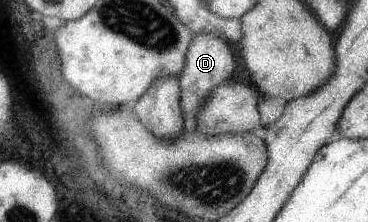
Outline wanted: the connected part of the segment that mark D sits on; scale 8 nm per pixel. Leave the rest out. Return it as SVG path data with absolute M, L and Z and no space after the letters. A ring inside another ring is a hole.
M195 34L192 36L191 44L185 52L185 68L181 70L178 78L180 87L180 104L183 110L183 127L185 132L193 132L196 129L195 114L197 108L203 104L207 94L224 82L229 82L233 72L233 58L231 57L228 44L219 40L215 34Z

